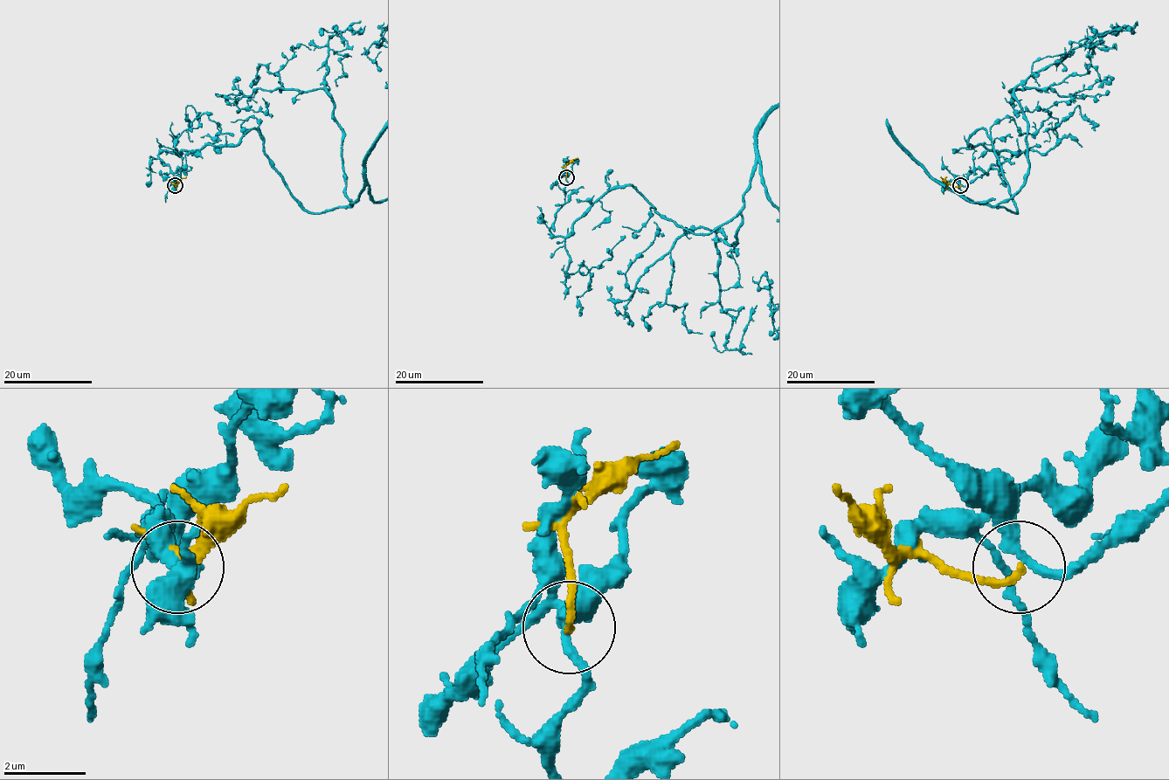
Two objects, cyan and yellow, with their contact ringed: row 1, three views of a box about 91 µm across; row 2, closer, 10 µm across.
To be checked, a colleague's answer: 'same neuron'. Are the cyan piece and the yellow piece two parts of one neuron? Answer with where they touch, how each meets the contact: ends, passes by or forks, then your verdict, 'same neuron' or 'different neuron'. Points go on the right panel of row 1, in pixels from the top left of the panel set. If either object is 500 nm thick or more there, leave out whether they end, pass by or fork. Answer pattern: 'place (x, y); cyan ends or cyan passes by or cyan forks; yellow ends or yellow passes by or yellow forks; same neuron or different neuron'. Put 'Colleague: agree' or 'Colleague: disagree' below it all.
place (960, 185); cyan passes by; yellow ends; different neuron
Colleague: disagree

